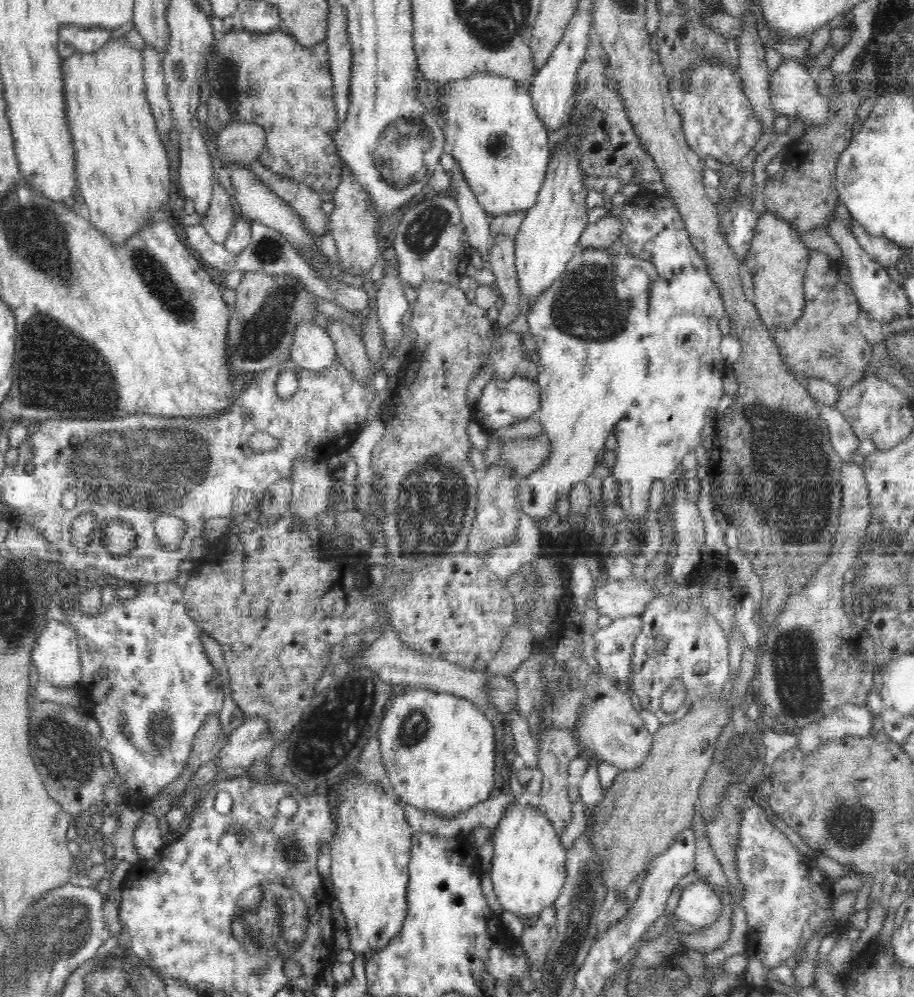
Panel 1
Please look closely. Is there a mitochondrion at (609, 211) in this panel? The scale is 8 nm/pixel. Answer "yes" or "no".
no

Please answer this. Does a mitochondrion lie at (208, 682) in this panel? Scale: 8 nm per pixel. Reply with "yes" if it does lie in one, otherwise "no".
no

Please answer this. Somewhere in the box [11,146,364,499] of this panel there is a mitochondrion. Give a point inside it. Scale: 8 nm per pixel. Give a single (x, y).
(59, 370)

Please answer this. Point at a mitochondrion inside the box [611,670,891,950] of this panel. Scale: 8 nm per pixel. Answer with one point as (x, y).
(849, 823)

